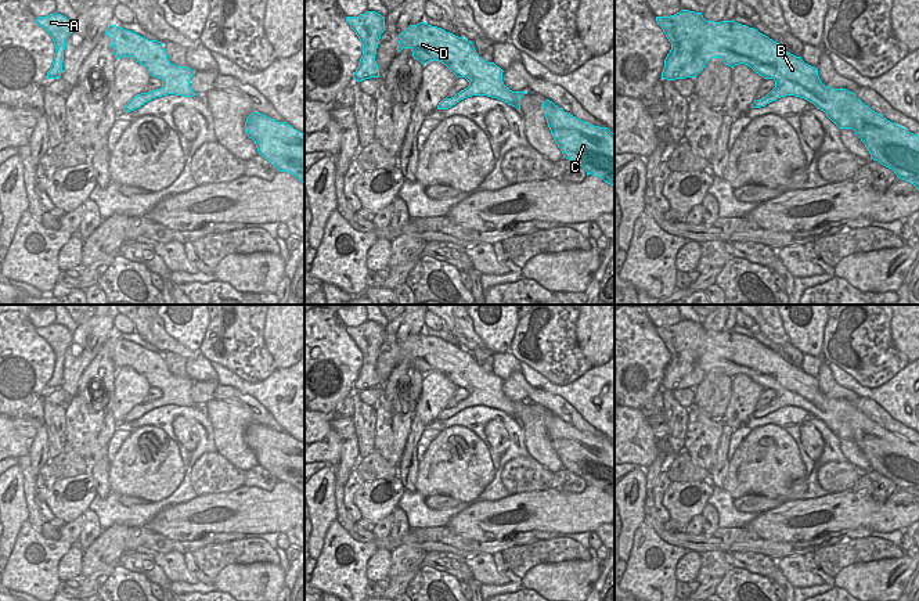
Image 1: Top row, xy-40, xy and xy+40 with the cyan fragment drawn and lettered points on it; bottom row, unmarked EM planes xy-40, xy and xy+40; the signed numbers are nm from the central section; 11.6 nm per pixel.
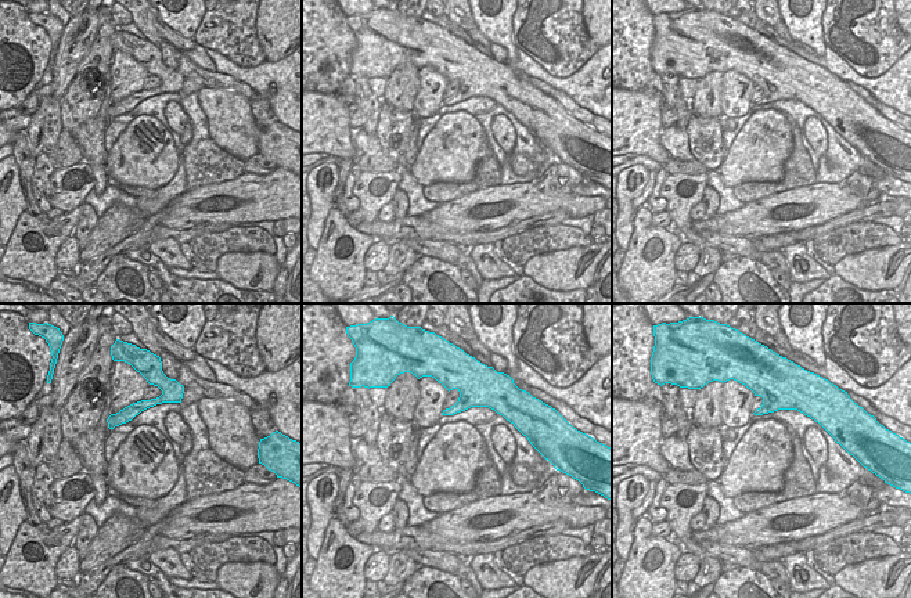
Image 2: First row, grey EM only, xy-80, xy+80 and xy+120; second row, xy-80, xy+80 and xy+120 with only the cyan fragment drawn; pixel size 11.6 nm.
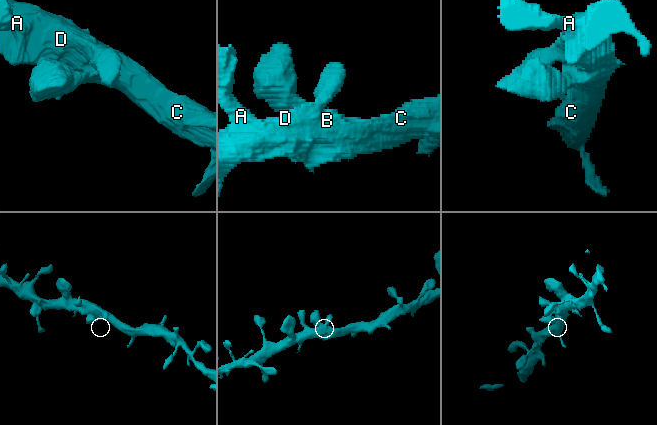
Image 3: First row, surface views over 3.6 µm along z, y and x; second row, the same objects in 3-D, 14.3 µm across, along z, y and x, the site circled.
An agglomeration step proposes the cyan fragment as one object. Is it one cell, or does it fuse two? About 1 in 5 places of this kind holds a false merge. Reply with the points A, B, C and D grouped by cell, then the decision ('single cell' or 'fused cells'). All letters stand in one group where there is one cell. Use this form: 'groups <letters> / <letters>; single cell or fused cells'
groups A B C D; single cell

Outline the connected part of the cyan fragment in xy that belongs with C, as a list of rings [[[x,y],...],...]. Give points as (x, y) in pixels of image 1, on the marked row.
[[[549,100],[543,109],[563,158],[615,187],[615,133],[577,119]]]

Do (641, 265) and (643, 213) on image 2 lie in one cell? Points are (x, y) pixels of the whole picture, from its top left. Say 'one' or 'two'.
one

